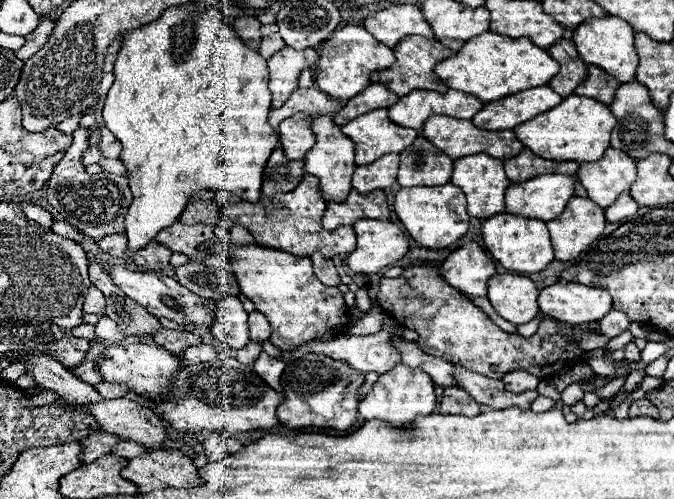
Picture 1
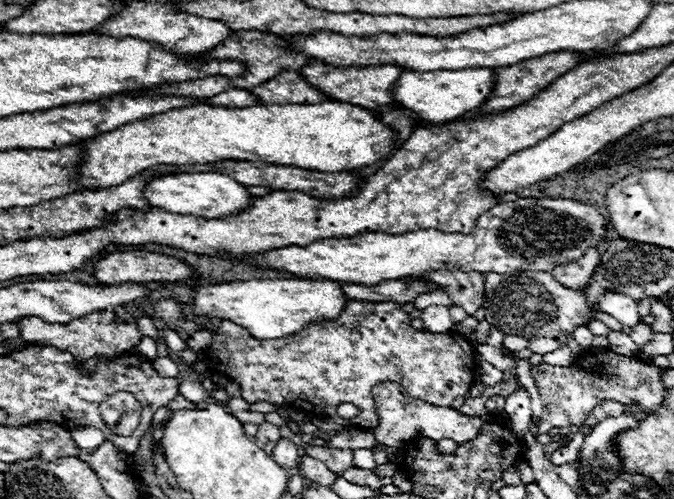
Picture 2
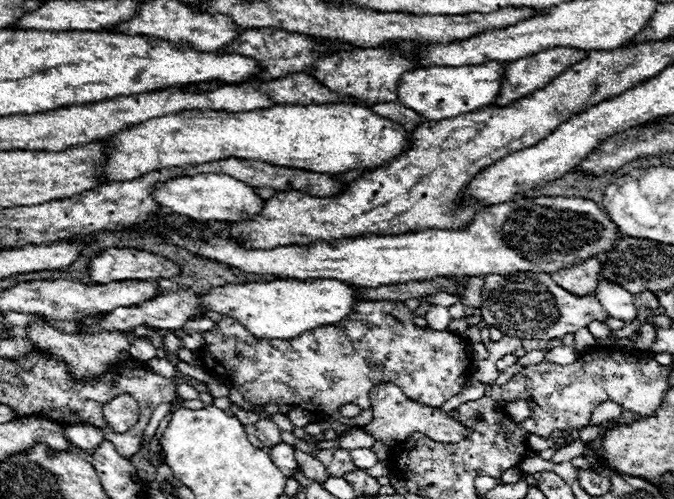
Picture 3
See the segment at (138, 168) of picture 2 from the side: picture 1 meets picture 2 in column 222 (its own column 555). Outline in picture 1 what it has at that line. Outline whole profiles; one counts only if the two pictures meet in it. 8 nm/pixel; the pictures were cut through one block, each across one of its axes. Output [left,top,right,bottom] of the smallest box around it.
[514,94,616,162]

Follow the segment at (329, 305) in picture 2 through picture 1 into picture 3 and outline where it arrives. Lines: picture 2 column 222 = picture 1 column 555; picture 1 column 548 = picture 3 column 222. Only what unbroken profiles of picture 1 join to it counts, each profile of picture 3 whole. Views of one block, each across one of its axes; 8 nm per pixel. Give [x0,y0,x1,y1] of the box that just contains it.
[200,280,354,340]

